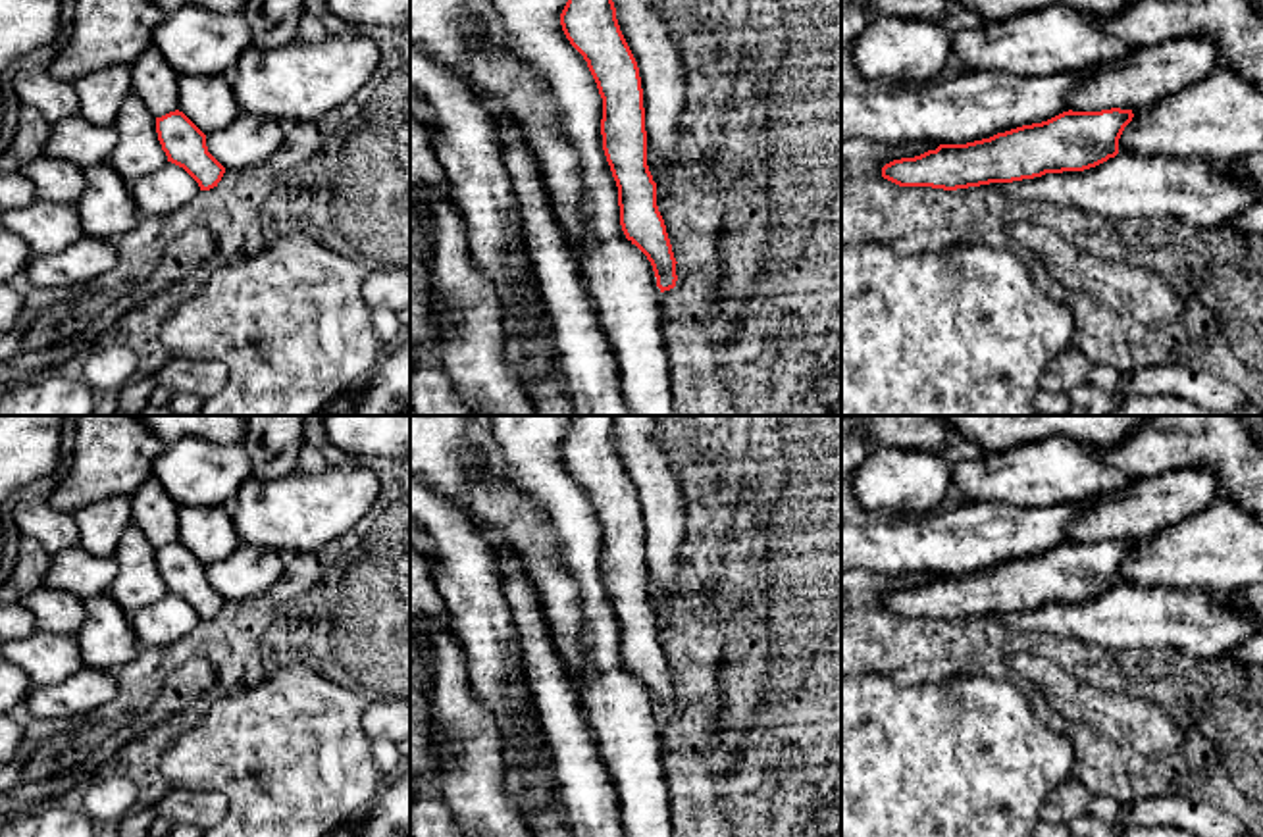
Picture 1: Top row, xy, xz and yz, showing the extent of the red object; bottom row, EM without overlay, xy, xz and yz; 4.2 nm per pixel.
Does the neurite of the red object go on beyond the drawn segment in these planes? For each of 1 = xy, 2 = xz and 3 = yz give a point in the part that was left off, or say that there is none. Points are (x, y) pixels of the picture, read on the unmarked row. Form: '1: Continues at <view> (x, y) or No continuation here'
1: No continuation here
2: No continuation here
3: No continuation here

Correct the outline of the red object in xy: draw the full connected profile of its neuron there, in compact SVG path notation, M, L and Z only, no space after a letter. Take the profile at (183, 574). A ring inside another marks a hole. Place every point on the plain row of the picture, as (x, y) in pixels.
M183 543L156 548L156 564L168 593L183 598L200 621L218 618L225 598L208 583L206 566Z

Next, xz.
M570 416L560 456L583 487L603 529L603 581L618 618L626 670L651 693L660 723L676 718L676 689L647 596L643 520L637 493L620 462L614 416Z

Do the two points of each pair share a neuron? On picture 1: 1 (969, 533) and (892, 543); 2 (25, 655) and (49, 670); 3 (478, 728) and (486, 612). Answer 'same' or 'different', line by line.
1: same
2: same
3: different

